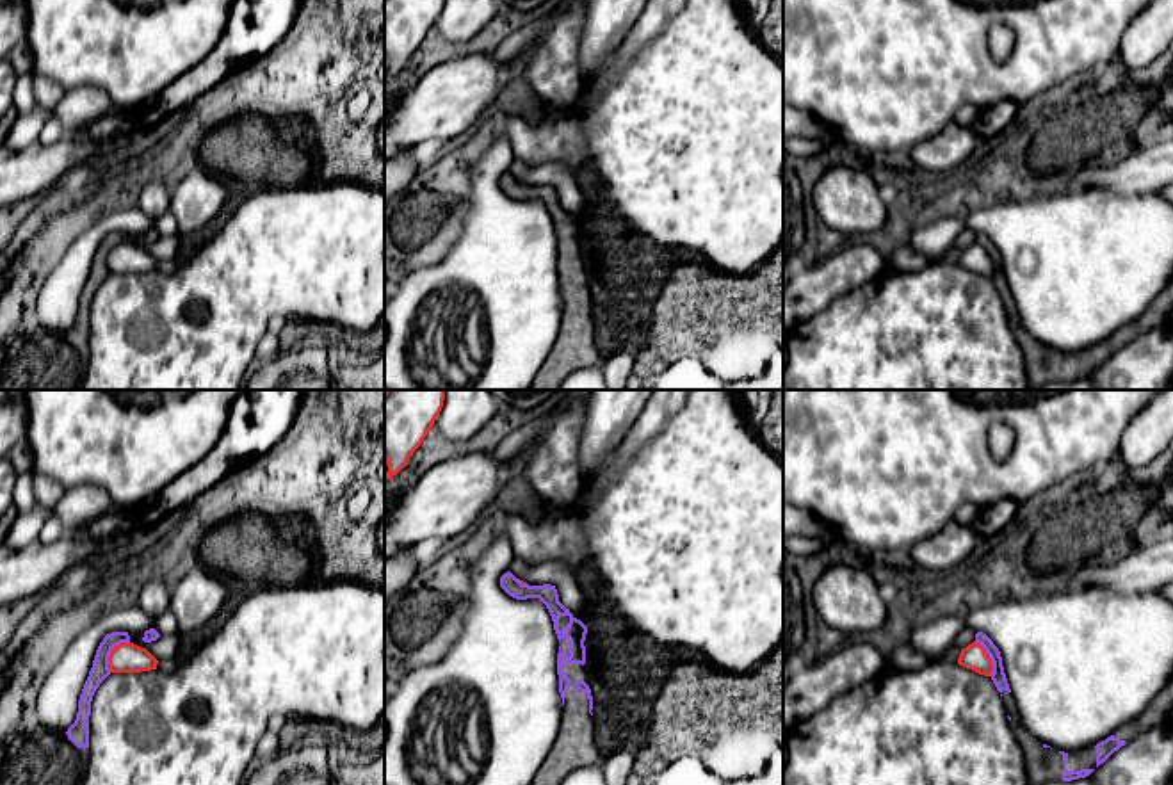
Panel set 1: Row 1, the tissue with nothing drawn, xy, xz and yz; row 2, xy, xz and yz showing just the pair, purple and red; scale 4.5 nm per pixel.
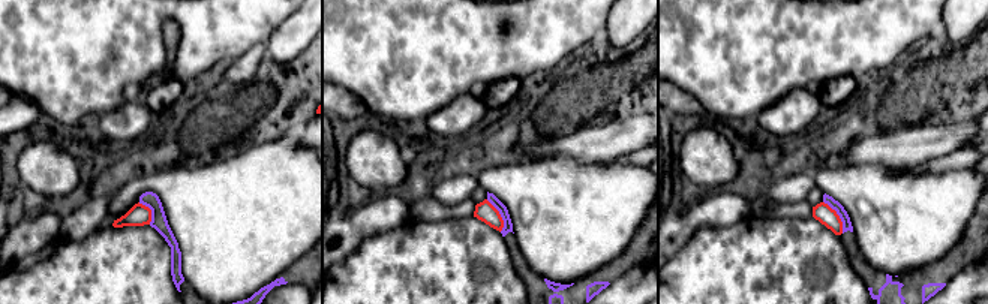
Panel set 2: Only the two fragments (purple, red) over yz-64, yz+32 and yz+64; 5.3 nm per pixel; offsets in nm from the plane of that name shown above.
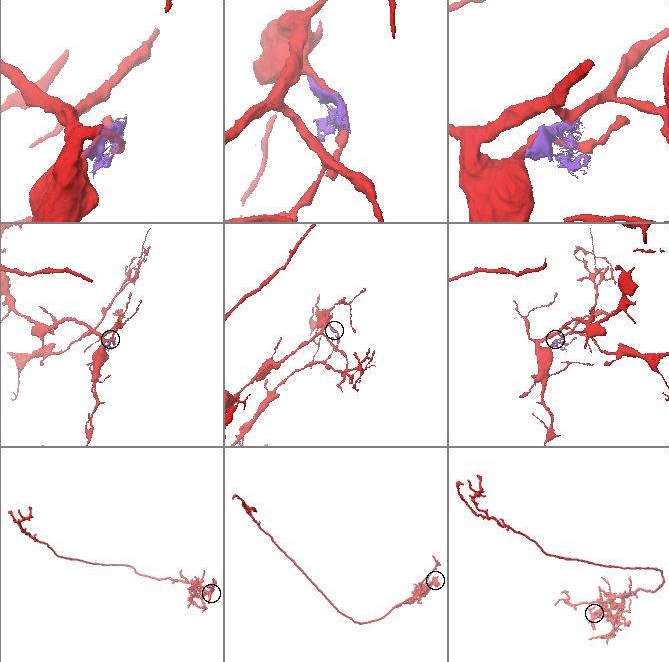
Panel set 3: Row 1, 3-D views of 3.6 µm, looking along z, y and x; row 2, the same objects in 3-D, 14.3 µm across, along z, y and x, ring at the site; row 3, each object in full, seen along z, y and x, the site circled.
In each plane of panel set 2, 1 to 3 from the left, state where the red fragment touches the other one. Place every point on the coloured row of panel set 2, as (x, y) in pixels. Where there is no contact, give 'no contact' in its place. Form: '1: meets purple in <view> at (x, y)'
1: meets purple in yz-64 at (152, 211)
2: meets purple in yz+32 at (501, 216)
3: meets purple in yz+64 at (838, 214)

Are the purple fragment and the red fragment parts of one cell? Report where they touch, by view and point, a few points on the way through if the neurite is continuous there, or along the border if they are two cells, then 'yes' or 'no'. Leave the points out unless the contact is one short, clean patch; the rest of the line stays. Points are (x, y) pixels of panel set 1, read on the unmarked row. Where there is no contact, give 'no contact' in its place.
contact xy (111, 251); no

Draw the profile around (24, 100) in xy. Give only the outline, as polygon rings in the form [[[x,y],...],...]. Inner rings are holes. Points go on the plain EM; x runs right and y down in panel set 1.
[[[27,73],[18,78],[14,94],[12,94],[12,105],[21,114],[30,114],[37,107],[41,107],[34,98],[34,84],[32,84],[34,73]]]

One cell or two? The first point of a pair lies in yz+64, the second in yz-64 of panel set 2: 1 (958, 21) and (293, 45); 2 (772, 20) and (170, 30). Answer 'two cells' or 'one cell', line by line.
1: one cell
2: two cells

